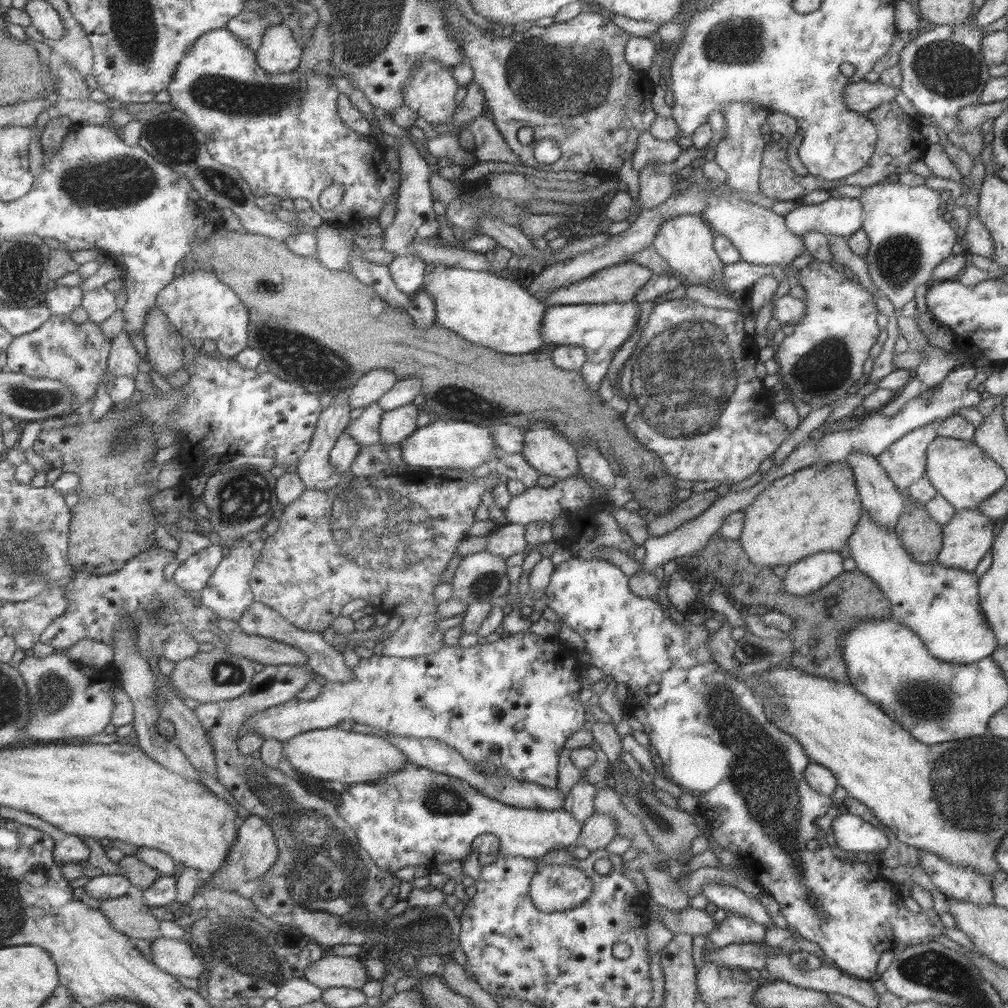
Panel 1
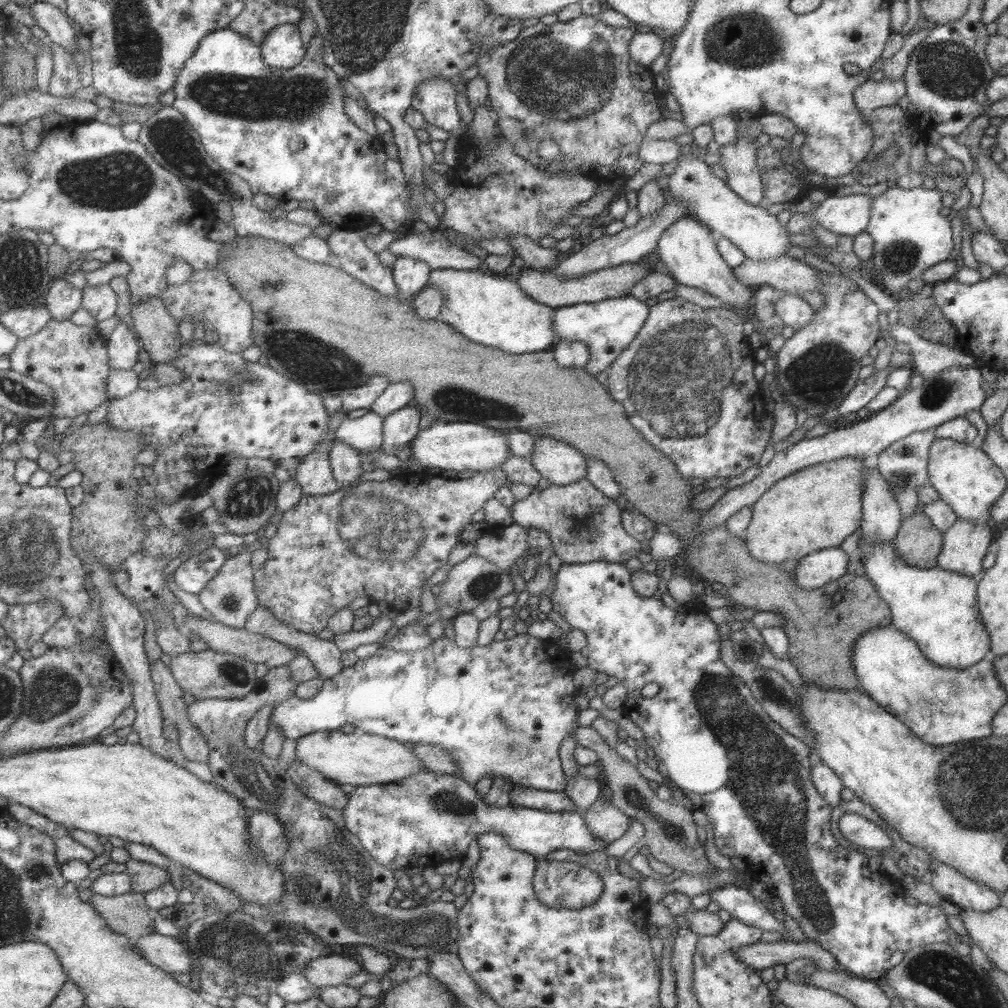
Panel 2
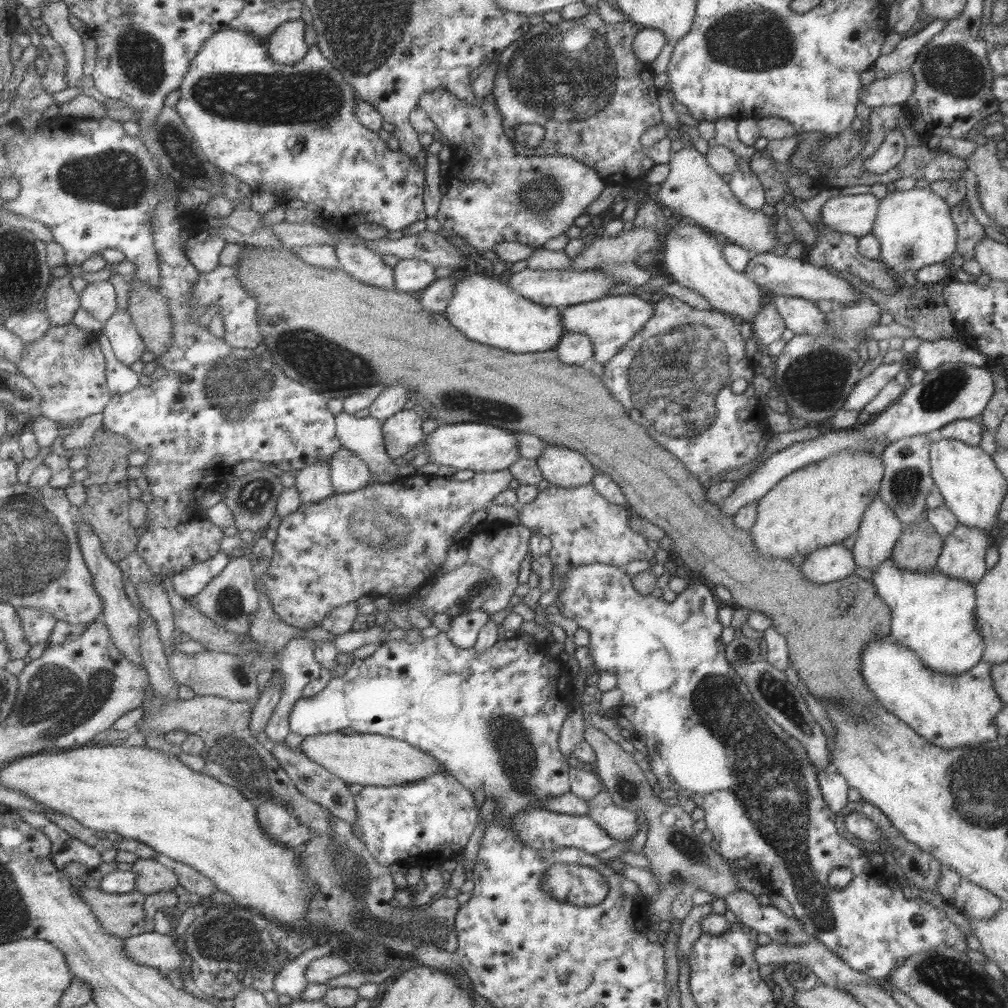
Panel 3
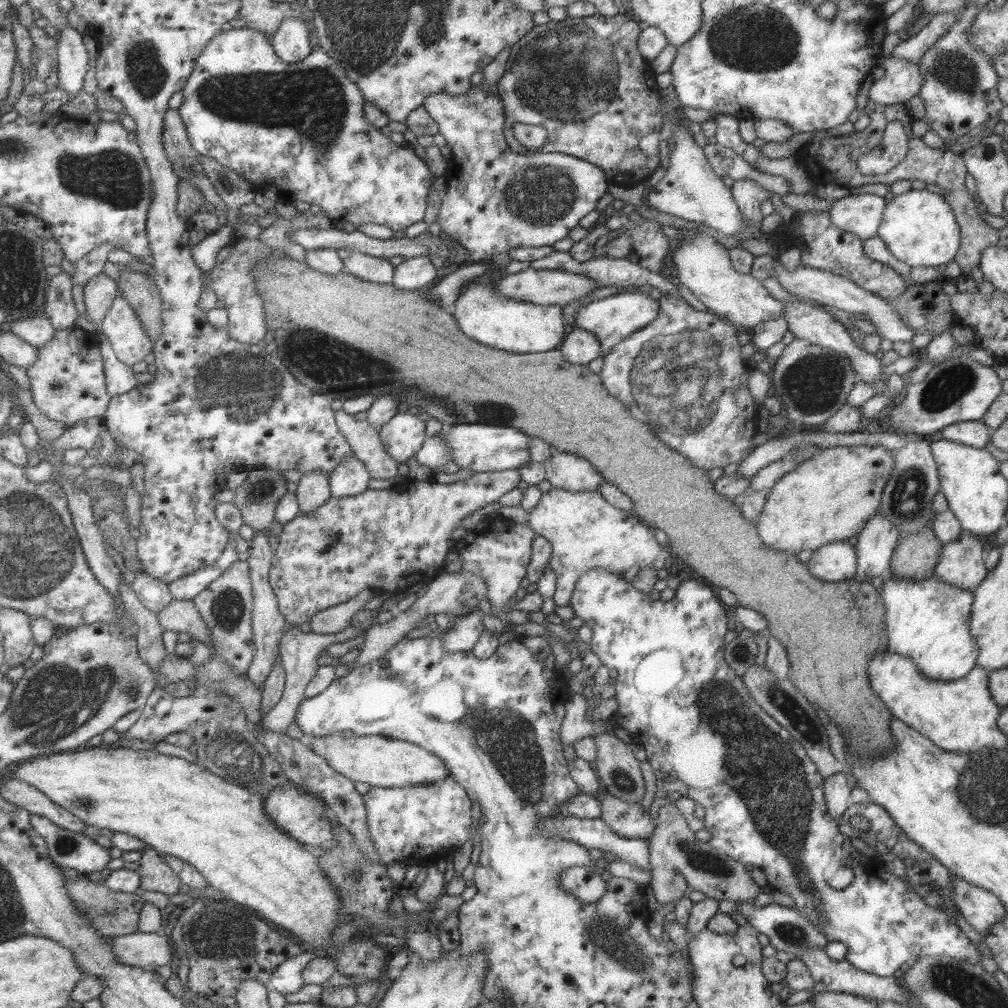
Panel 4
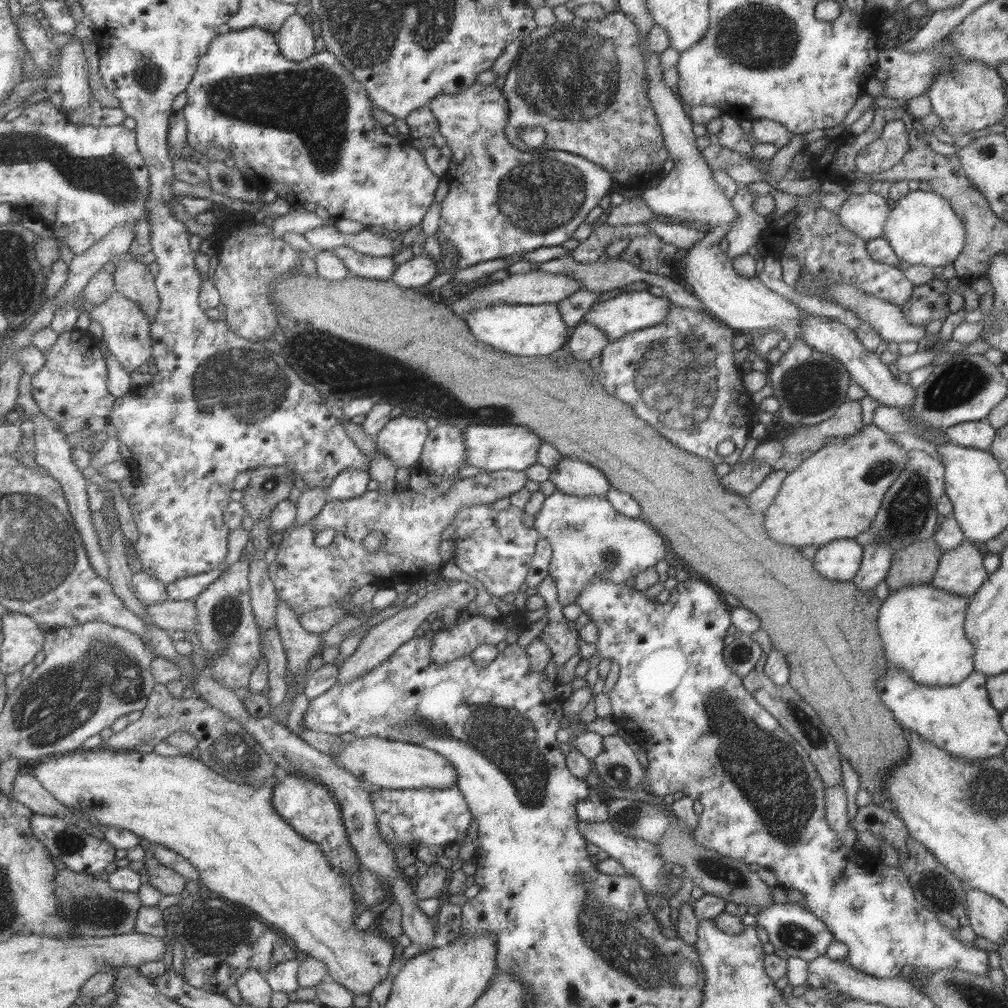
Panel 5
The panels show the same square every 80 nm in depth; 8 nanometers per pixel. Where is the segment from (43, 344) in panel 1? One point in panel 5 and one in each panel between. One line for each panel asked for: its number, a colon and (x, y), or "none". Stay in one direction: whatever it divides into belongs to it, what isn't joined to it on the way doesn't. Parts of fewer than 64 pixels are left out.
2: (75, 360)
3: (68, 364)
4: (68, 380)
5: (73, 383)

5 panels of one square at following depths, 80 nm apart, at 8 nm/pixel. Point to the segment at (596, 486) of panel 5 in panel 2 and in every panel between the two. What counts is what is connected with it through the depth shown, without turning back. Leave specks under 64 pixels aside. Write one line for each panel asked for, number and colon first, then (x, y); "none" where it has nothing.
2: (560, 463)
3: (560, 466)
4: (563, 470)

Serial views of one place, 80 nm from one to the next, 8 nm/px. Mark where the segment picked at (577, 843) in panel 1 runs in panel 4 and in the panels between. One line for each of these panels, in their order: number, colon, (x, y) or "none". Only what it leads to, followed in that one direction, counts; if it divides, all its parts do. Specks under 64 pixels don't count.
2: (605, 822)
3: (617, 822)
4: (626, 819)

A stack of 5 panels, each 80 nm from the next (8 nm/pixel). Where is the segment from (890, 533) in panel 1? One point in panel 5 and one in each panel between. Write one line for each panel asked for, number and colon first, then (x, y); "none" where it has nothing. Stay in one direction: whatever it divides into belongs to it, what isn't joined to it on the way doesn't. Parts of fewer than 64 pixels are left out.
2: (936, 608)
3: (931, 613)
4: (927, 620)
5: (921, 627)

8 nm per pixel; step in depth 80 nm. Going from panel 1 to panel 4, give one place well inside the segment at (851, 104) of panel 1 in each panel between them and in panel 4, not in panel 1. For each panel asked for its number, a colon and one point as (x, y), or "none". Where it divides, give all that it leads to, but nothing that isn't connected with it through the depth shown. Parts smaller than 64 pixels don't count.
2: (869, 95)
3: (893, 89)
4: (902, 81)

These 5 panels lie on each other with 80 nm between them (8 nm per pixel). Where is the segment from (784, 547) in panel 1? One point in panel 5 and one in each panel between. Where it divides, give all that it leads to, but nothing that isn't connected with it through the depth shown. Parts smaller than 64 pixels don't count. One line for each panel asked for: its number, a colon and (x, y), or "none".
2: (817, 507)
3: (820, 504)
4: (827, 498)
5: (835, 493)

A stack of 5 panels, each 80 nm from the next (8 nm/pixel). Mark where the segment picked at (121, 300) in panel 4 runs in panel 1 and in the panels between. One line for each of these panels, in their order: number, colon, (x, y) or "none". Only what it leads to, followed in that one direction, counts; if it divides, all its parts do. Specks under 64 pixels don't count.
1: (124, 360)
2: (124, 347)
3: (128, 344)

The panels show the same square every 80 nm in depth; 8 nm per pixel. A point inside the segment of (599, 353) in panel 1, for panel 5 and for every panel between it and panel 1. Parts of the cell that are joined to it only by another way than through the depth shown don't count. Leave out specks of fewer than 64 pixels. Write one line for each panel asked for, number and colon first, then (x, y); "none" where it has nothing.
2: (606, 327)
3: (608, 322)
4: (611, 319)
5: (624, 312)

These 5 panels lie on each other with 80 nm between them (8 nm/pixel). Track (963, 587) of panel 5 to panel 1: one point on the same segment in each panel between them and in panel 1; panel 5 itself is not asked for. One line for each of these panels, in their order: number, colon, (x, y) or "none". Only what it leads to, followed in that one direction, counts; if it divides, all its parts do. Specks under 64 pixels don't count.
1: (967, 535)
2: (964, 543)
3: (961, 556)
4: (960, 563)

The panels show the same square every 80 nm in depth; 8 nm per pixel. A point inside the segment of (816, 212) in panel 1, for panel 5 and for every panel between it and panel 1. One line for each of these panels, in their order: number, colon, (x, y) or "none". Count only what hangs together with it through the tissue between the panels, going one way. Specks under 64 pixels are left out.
2: (847, 215)
3: (853, 214)
4: (860, 214)
5: (864, 214)

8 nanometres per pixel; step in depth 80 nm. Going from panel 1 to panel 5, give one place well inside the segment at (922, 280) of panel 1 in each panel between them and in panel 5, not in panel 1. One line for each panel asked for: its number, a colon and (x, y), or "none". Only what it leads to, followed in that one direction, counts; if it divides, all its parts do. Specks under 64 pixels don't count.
2: (910, 232)
3: (913, 228)
4: (918, 228)
5: (922, 229)

